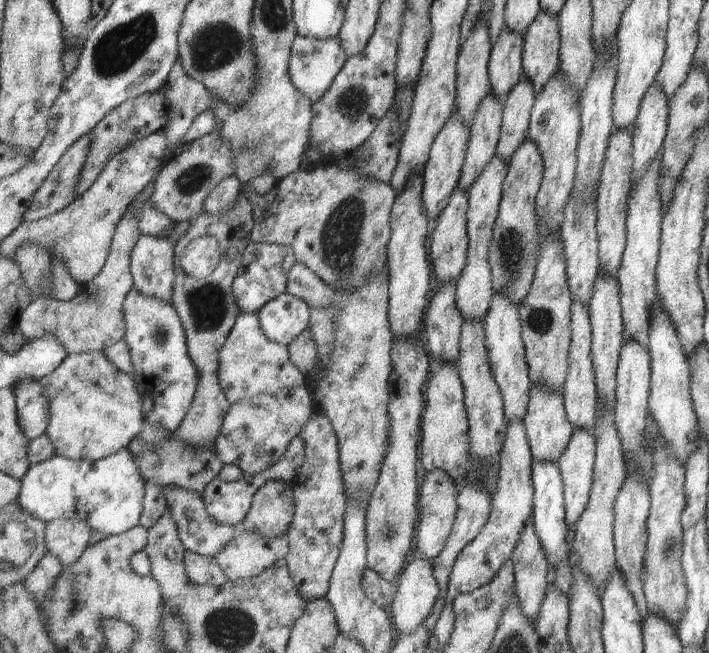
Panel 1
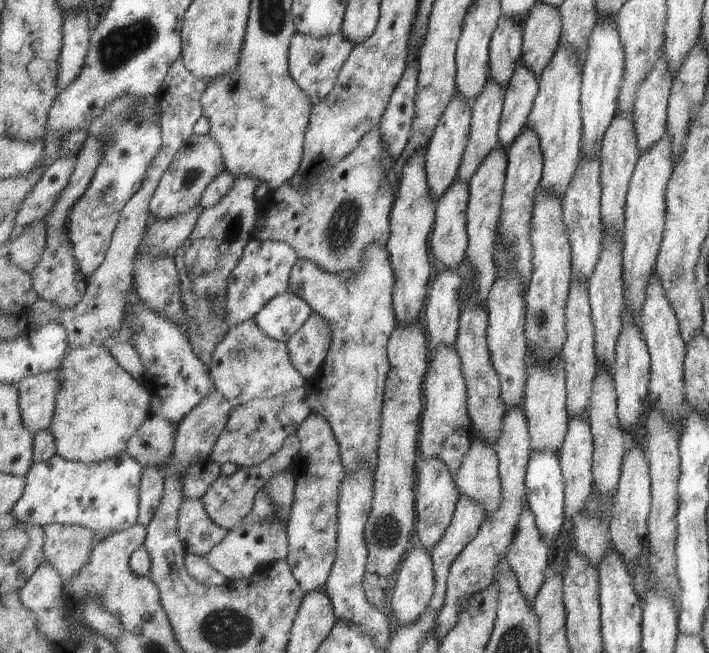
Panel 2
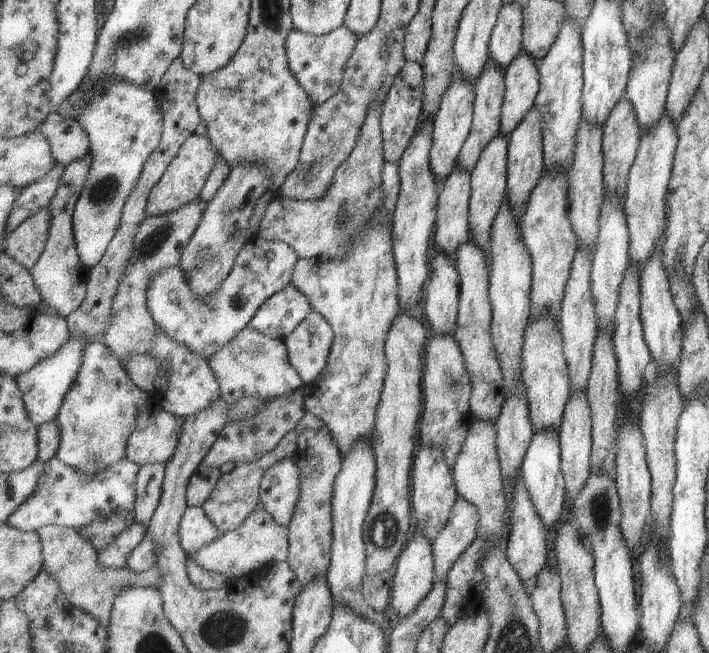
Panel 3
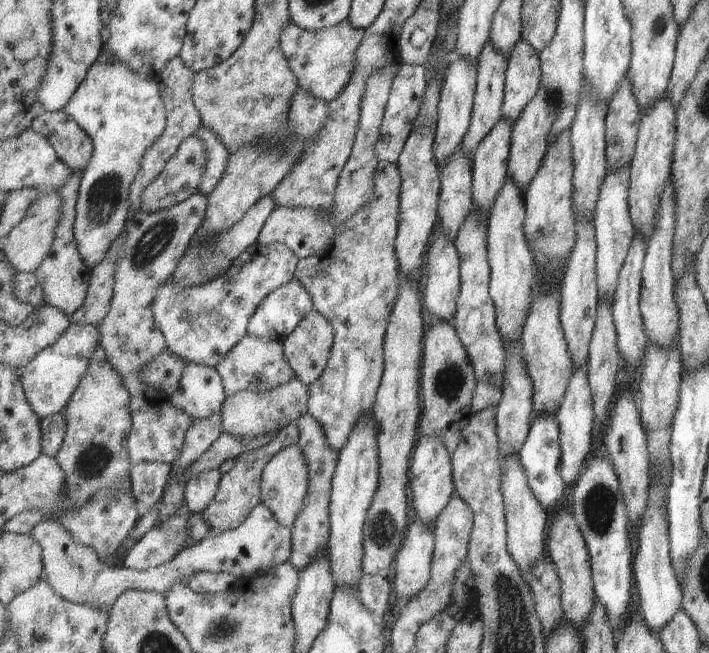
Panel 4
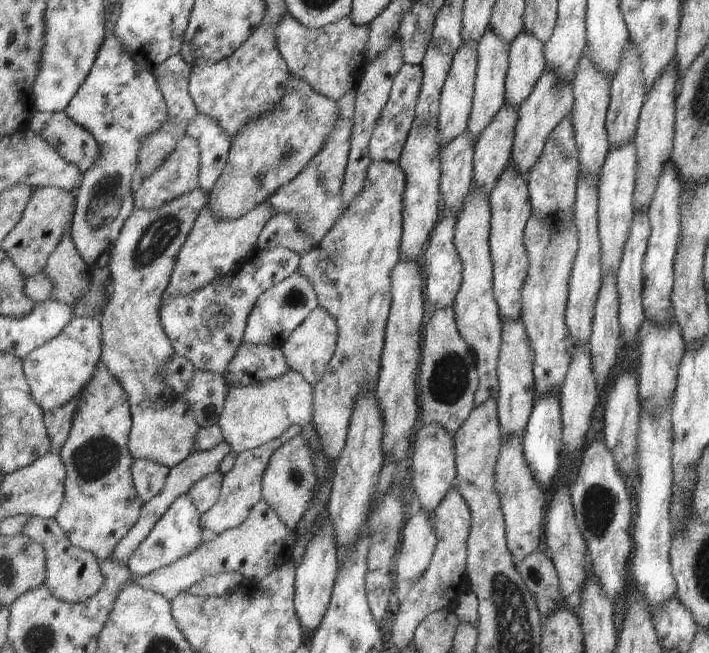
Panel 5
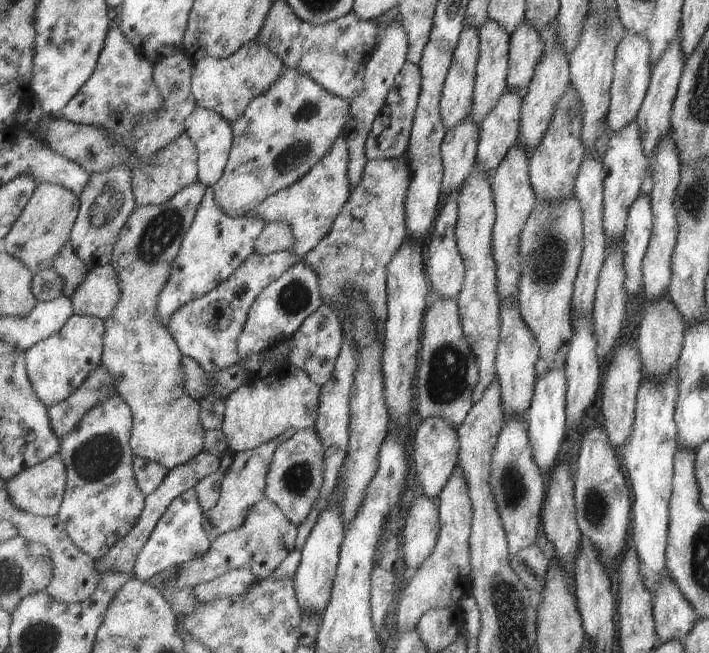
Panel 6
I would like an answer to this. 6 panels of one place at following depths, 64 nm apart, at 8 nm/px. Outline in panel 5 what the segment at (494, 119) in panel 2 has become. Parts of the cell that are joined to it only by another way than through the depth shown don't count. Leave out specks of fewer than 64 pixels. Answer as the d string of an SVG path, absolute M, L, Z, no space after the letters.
M492 28L487 29L478 44L478 78L474 96L474 108L470 116L468 135L477 142L486 128L498 116L506 104L506 76L510 68L510 46Z

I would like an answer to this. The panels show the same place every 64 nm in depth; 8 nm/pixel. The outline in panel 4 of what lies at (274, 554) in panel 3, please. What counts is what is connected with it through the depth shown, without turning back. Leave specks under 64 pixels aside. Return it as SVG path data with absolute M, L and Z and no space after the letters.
M263 502L259 503L245 522L230 531L218 532L200 543L187 546L168 563L143 571L131 567L112 567L89 545L76 541L70 530L53 519L40 522L32 534L42 546L44 577L63 598L78 605L93 605L109 611L118 598L129 589L145 589L166 594L179 582L189 582L195 573L229 573L234 577L247 576L253 580L273 567L290 561L292 530L283 526Z

